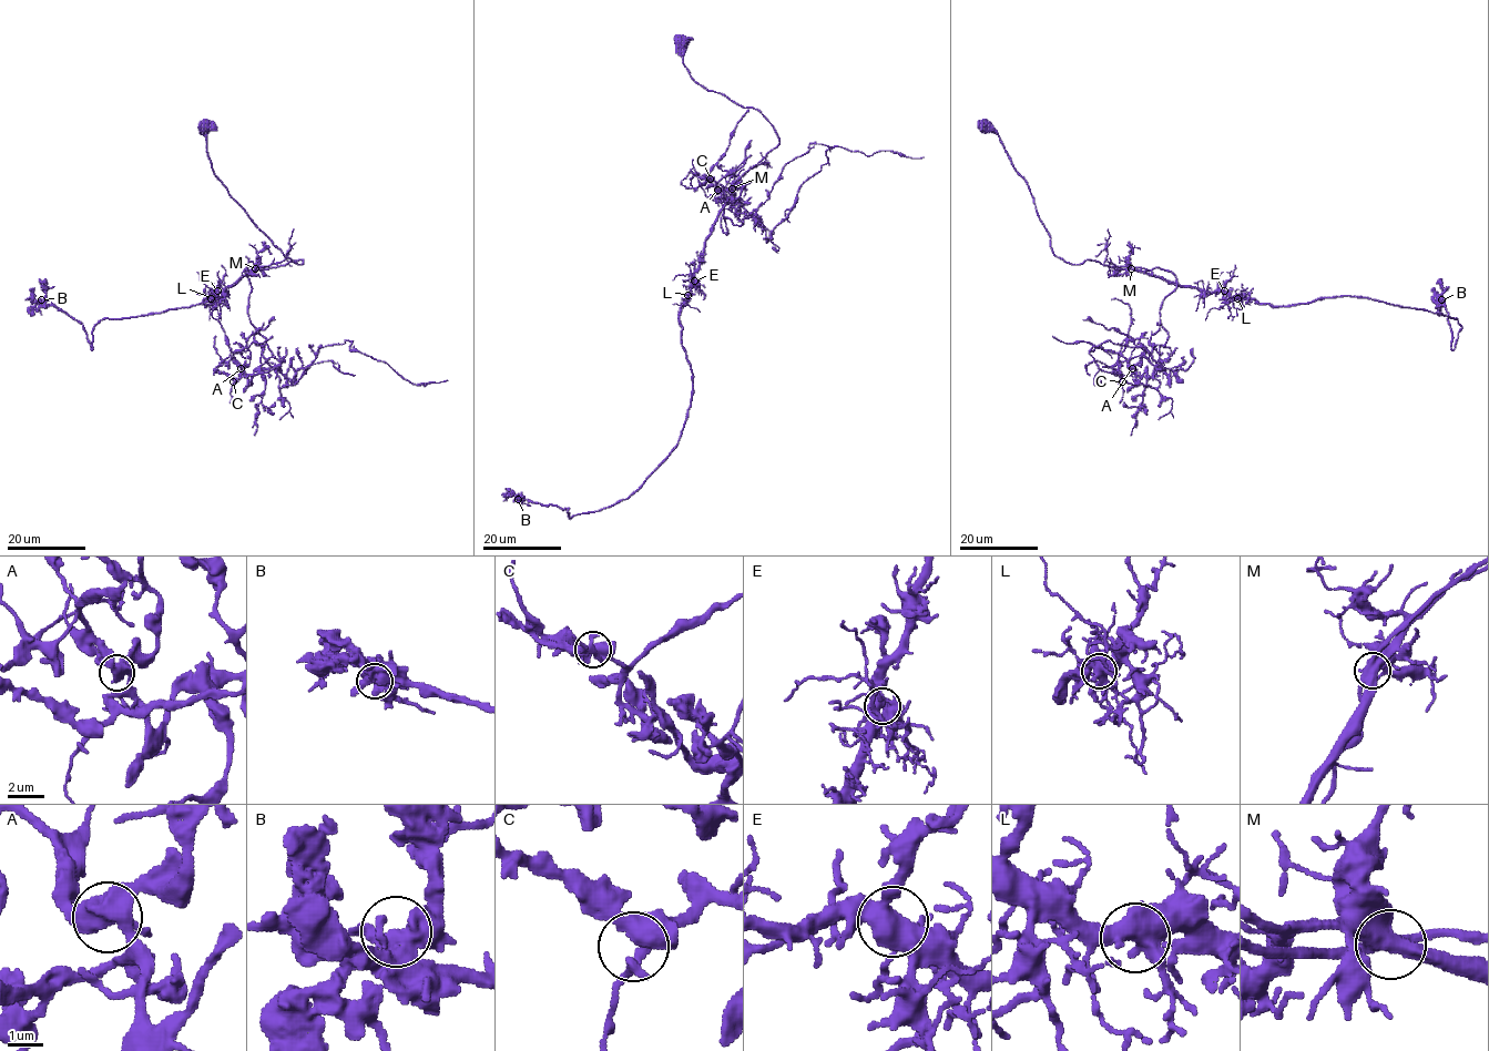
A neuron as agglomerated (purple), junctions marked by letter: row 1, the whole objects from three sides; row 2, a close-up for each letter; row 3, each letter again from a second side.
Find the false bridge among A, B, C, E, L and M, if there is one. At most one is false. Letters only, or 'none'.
M

